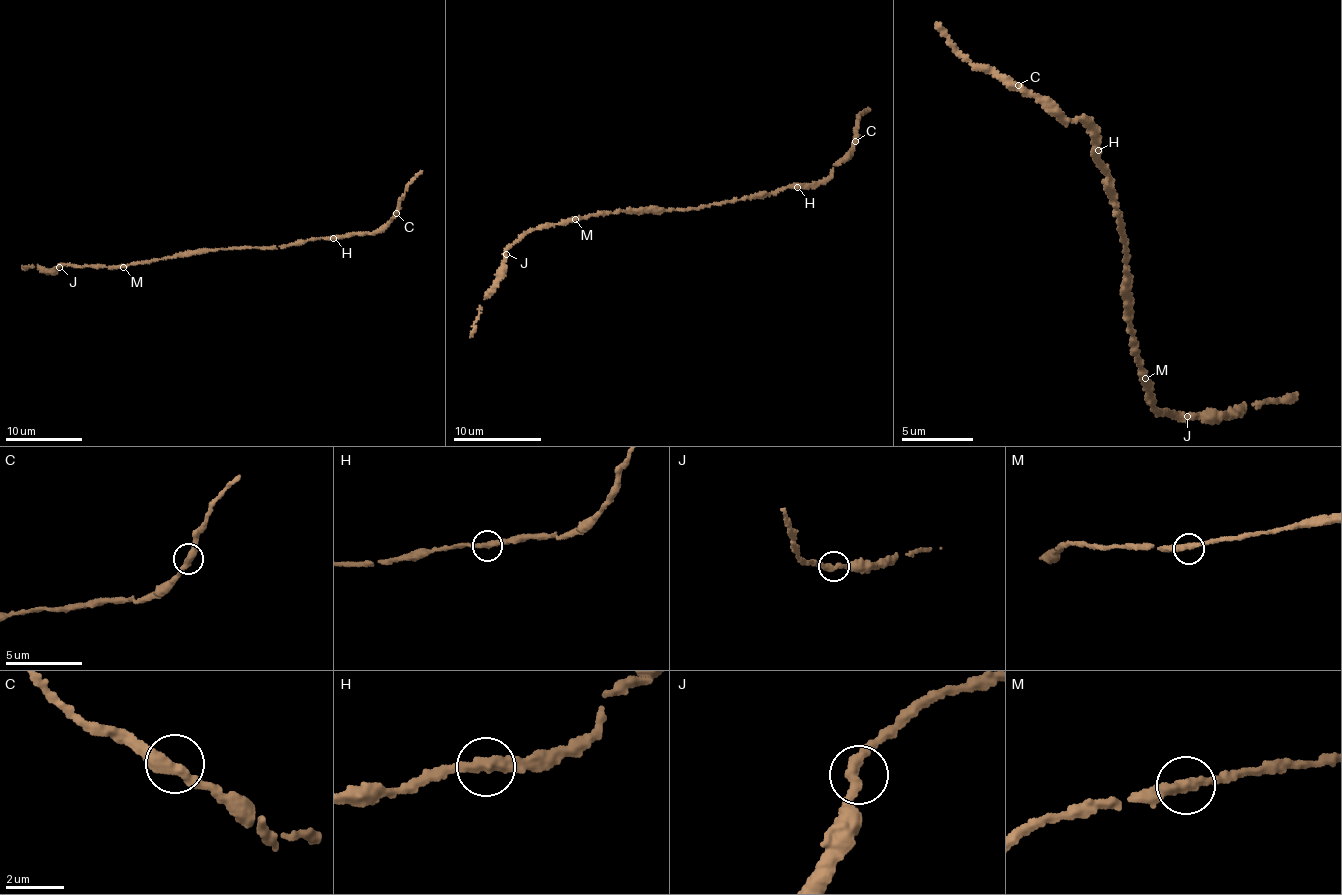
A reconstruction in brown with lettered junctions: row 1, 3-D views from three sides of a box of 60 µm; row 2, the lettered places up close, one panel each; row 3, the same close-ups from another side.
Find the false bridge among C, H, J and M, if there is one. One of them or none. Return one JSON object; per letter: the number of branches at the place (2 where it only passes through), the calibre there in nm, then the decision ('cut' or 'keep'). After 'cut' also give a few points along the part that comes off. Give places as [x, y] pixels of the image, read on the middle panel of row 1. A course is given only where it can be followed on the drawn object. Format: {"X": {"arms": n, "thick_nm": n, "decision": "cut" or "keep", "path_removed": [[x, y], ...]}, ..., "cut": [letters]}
{"C": {"arms": 2, "thick_nm": 360, "decision": "keep"}, "H": {"arms": 2, "thick_nm": 360, "decision": "keep"}, "J": {"arms": 2, "thick_nm": 340, "decision": "keep"}, "M": {"arms": 2, "thick_nm": 360, "decision": "keep"}, "cut": []}

